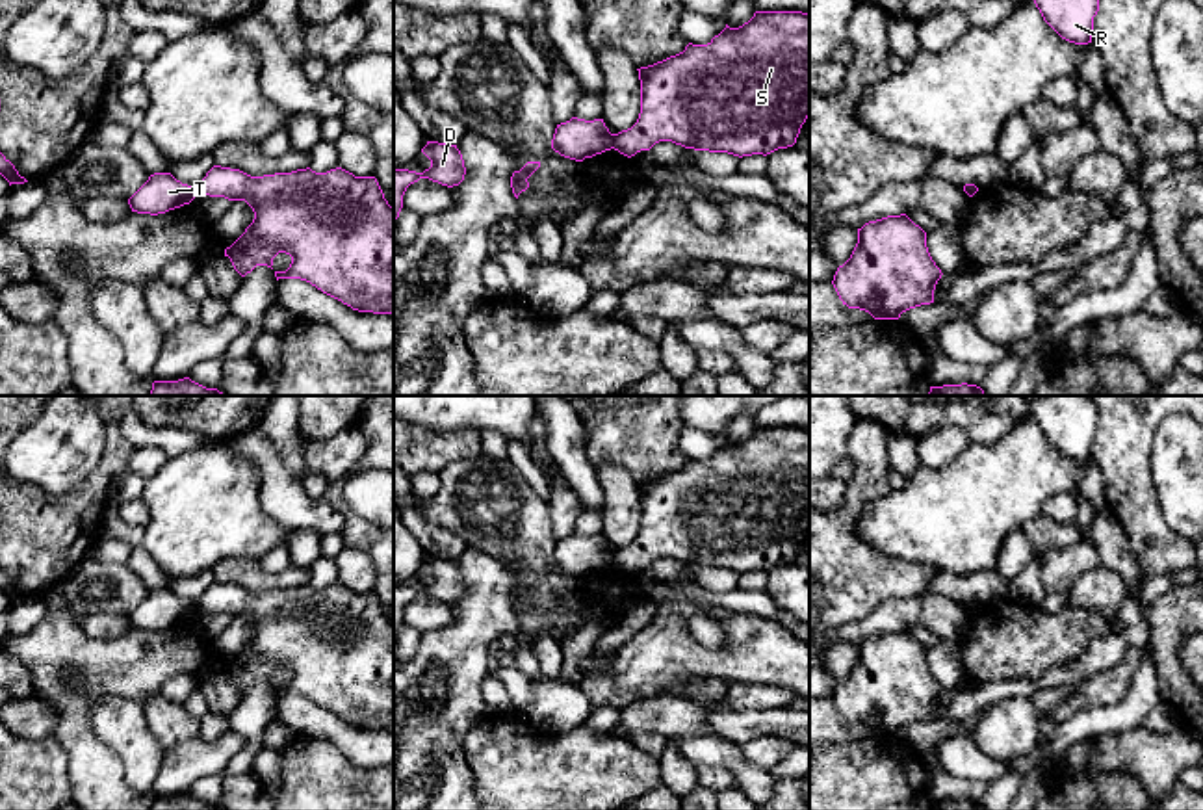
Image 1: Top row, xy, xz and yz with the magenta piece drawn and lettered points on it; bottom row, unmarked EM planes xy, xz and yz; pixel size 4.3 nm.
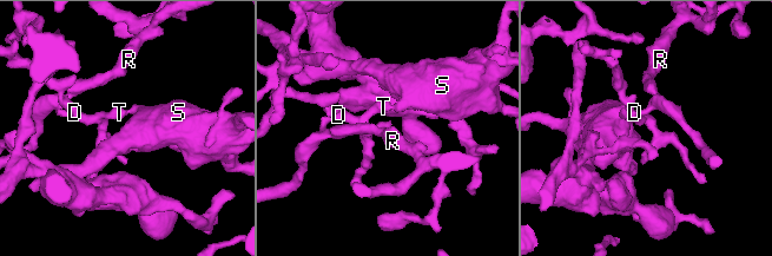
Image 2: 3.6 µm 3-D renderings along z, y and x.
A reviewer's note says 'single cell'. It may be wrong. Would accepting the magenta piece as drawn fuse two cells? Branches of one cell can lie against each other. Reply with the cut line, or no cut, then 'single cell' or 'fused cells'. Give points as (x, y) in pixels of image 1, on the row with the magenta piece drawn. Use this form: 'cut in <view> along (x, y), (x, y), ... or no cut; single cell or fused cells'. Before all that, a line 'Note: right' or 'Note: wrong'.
Note: wrong
cut in xz along (611, 134), (615, 147); fused cells

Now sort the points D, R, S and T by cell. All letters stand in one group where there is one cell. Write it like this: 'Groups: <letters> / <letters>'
Groups: D R T / S

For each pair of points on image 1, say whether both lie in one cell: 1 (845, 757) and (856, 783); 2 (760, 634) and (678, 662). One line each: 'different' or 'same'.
1: same
2: same

